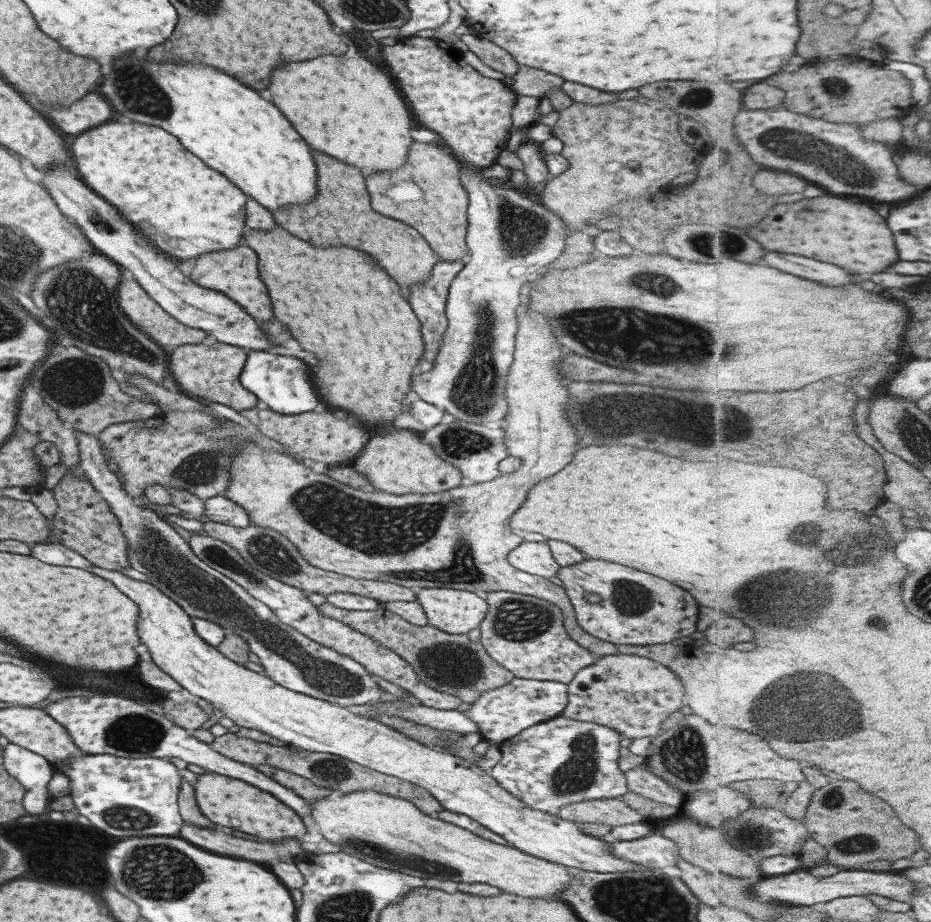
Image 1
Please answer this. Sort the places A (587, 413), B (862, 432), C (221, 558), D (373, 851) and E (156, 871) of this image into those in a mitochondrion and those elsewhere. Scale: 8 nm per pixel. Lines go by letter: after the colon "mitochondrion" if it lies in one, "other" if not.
A: other
B: other
C: mitochondrion
D: mitochondrion
E: mitochondrion

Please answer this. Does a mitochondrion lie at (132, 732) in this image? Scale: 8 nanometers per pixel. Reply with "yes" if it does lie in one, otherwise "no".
yes

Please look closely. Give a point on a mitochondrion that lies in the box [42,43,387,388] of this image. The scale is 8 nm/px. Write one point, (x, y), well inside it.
(132, 85)

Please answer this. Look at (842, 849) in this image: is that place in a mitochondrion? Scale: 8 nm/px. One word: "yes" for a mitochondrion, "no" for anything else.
yes

